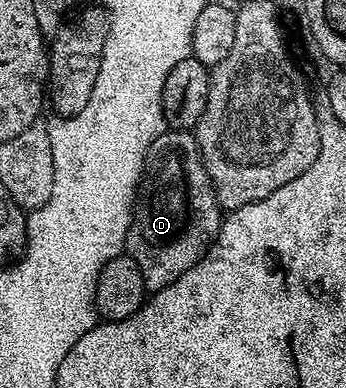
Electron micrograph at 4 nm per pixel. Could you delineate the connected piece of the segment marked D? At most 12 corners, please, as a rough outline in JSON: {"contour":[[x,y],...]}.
{"contour":[[194,133],[143,158],[125,252],[154,292],[217,236]]}

